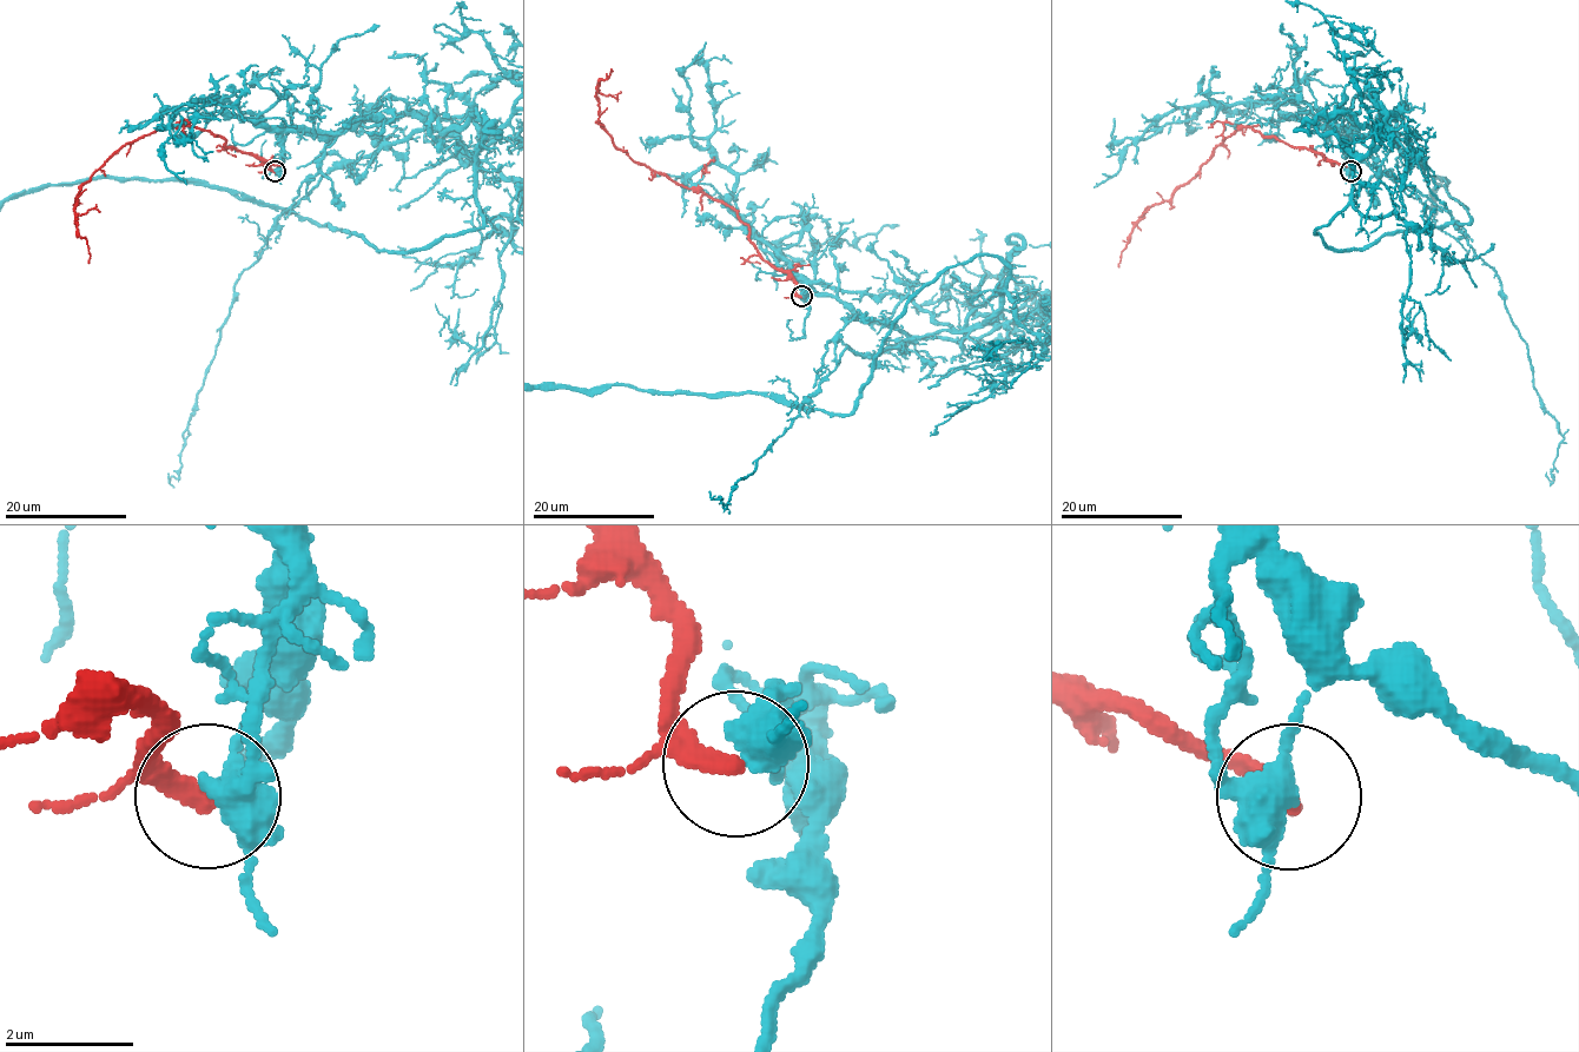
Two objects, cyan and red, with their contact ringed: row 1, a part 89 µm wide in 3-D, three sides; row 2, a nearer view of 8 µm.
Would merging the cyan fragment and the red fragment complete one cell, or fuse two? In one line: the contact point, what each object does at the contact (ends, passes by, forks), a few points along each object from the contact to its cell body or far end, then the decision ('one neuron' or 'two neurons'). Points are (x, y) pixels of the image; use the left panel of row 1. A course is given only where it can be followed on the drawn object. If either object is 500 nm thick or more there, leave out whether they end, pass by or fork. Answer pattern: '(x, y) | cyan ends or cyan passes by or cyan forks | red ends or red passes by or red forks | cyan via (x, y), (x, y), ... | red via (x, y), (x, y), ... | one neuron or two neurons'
(275, 171) | cyan forks | red ends | cyan via (275, 171), (290, 132), (434, 116), (474, 160), (483, 224), (378, 251), (196, 182), (98, 178) | red via (275, 171), (210, 131), (157, 128), (114, 152), (81, 187), (74, 217), (88, 263) | two neurons

